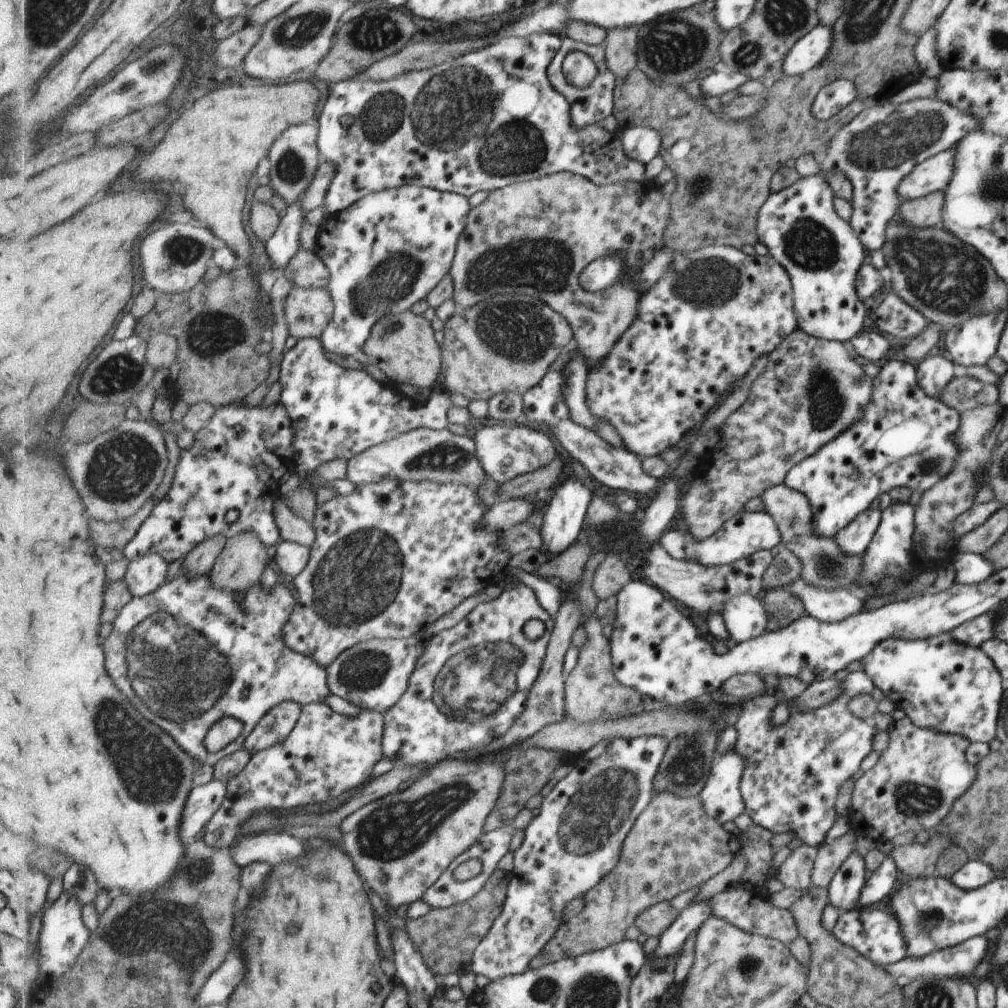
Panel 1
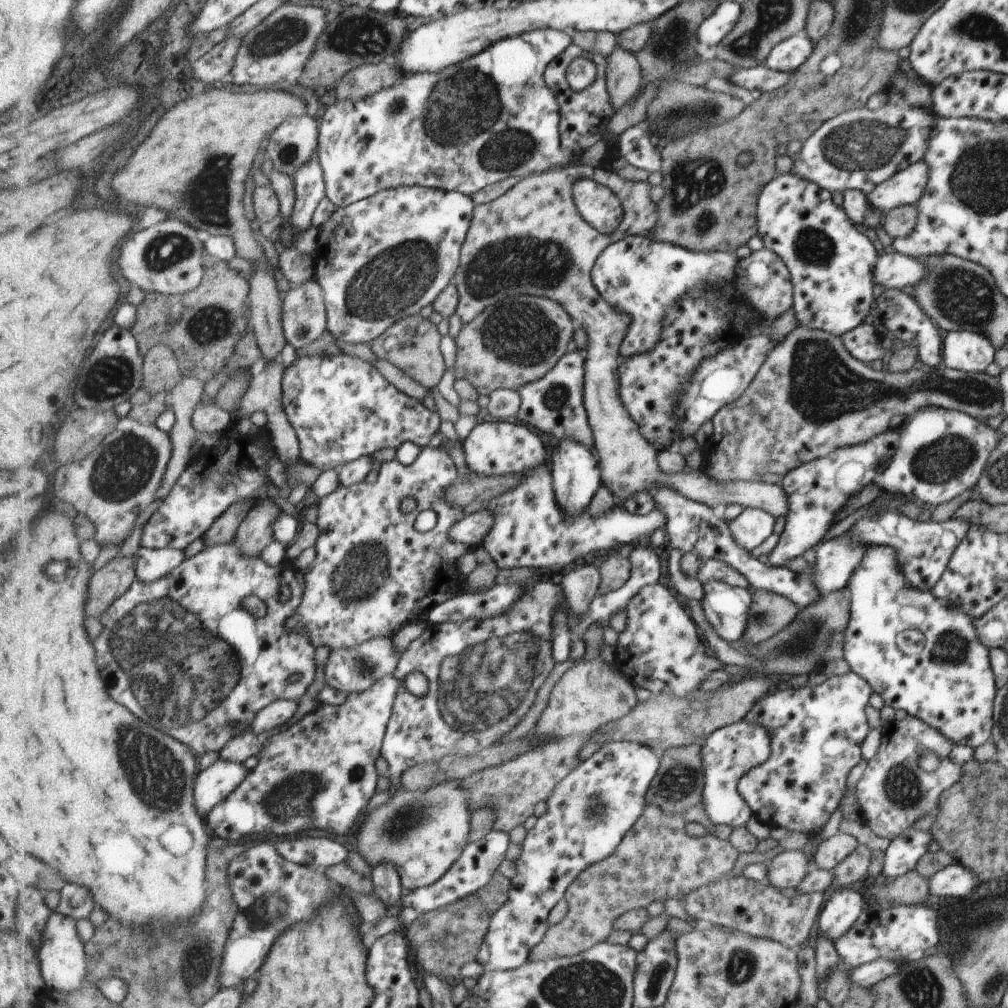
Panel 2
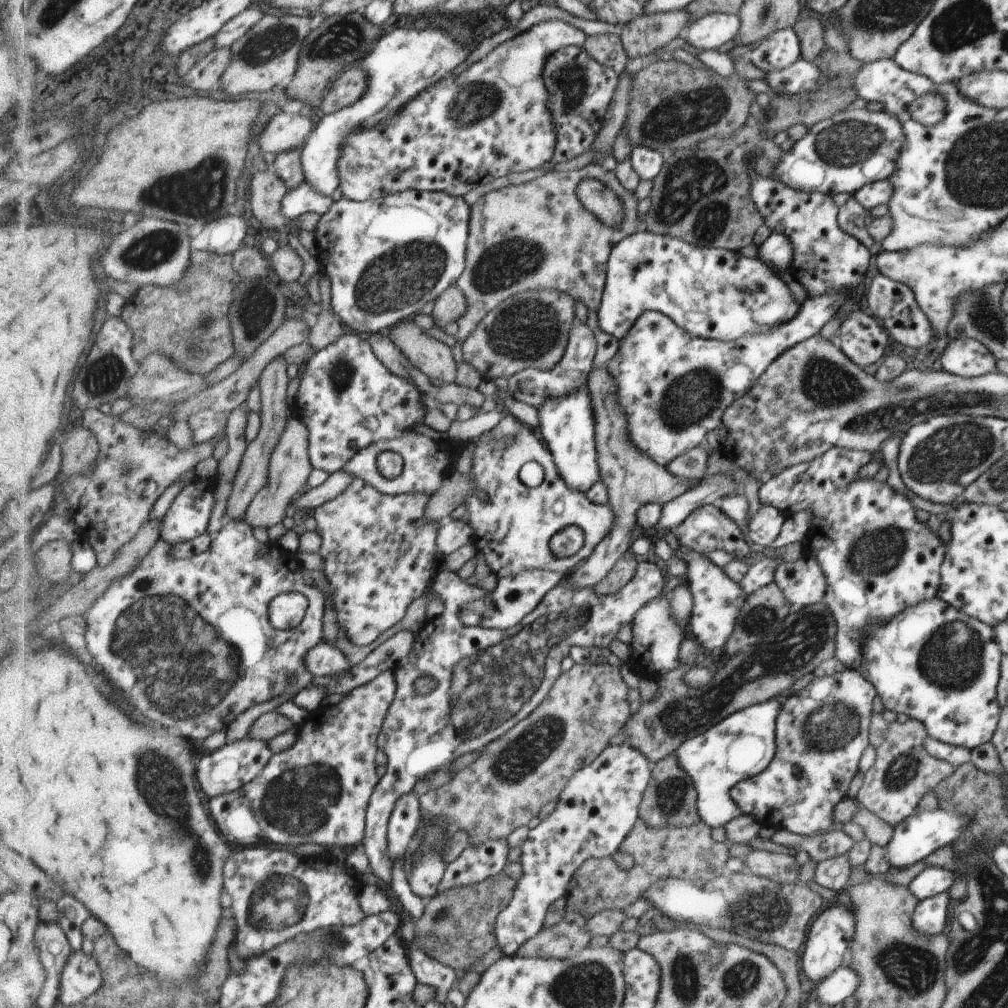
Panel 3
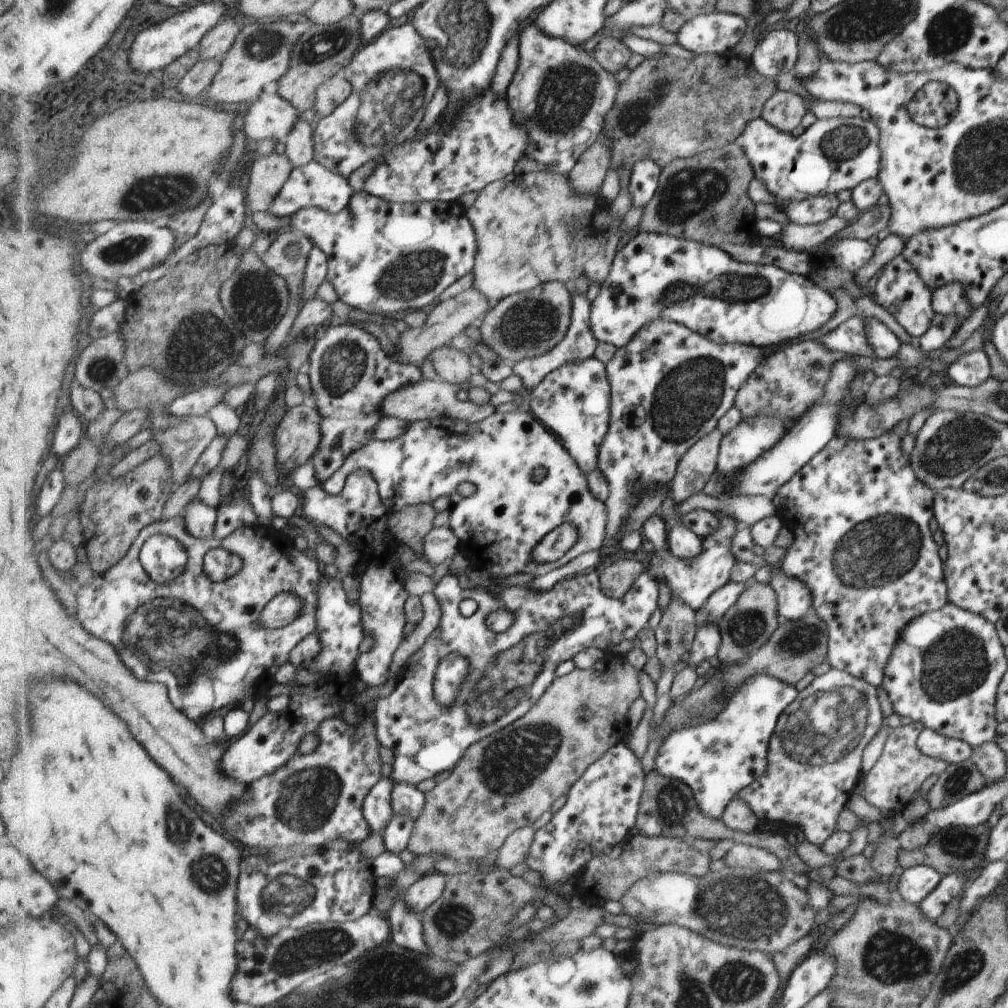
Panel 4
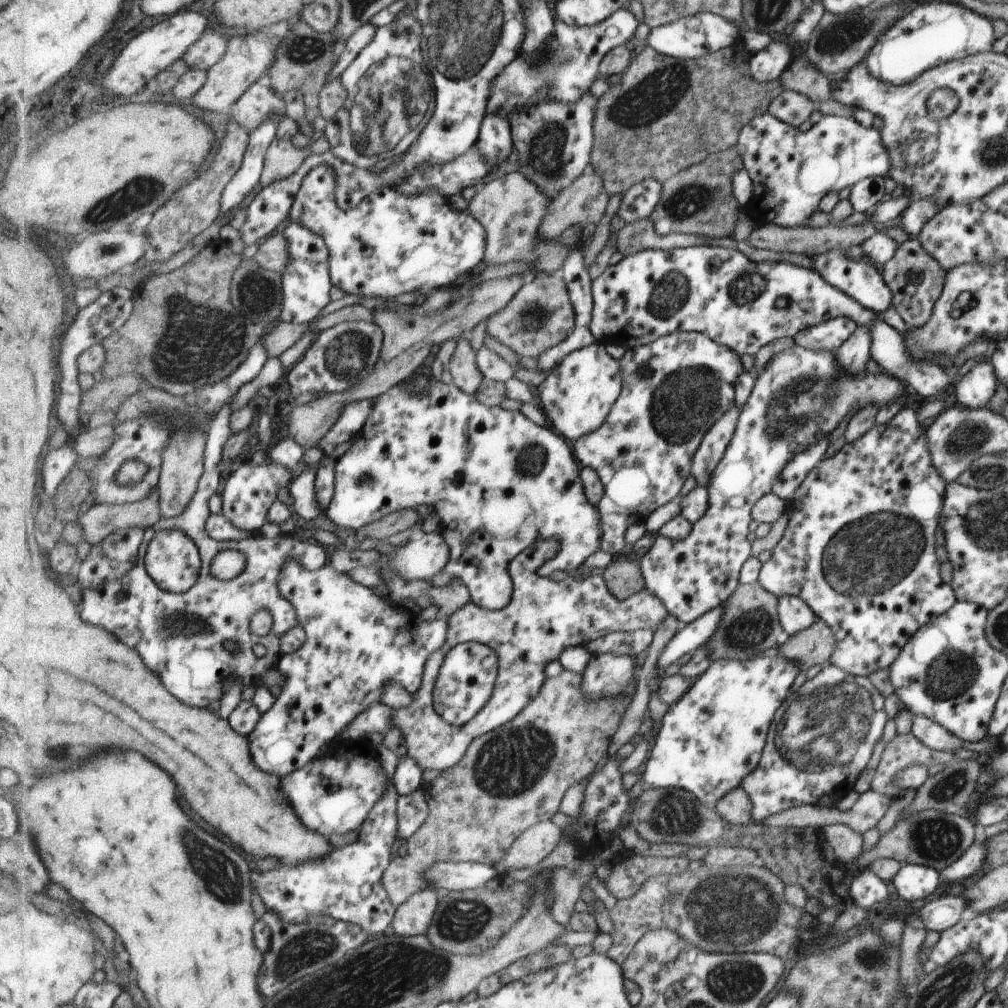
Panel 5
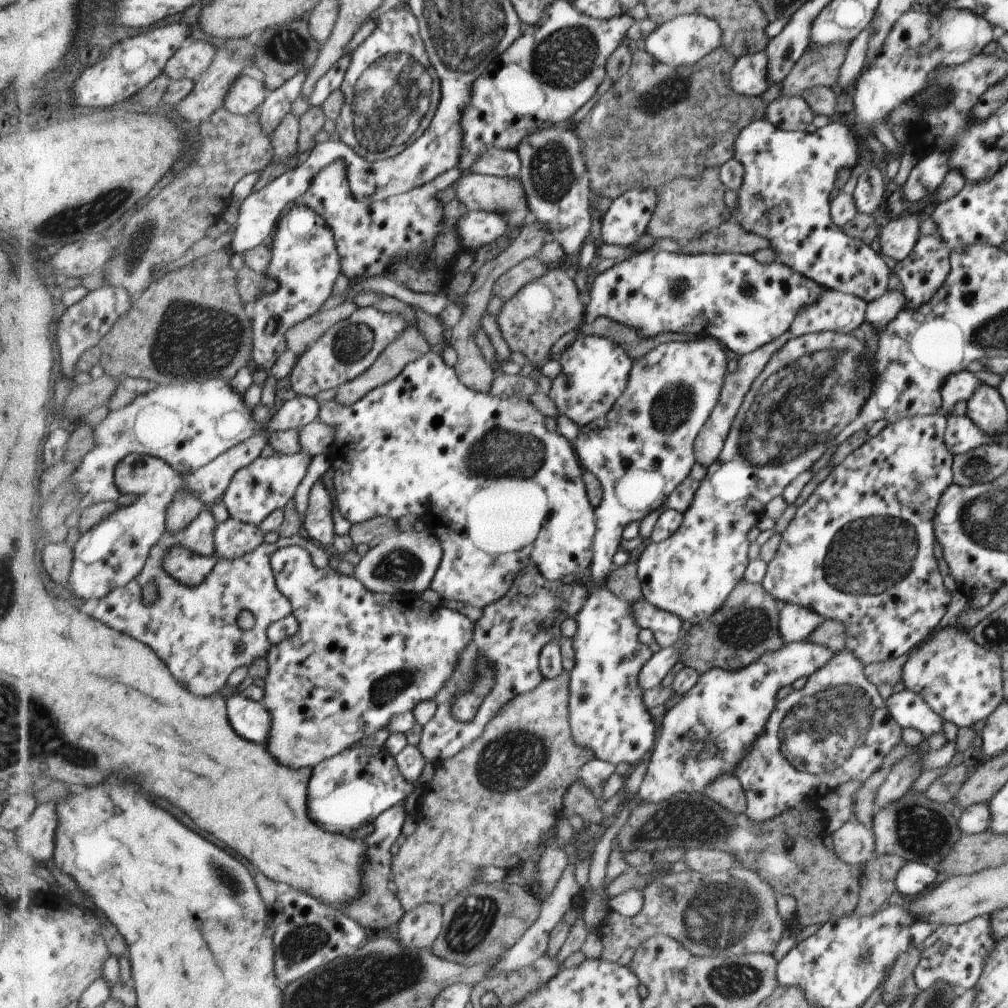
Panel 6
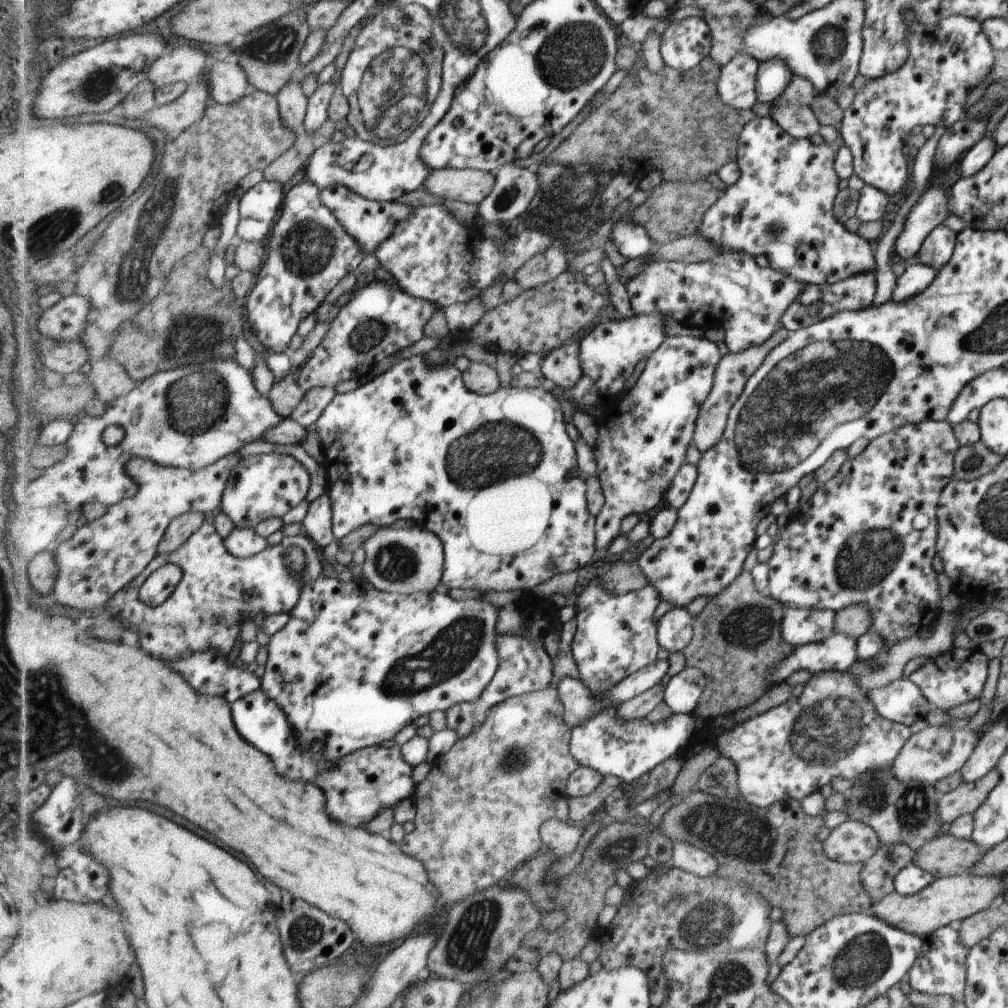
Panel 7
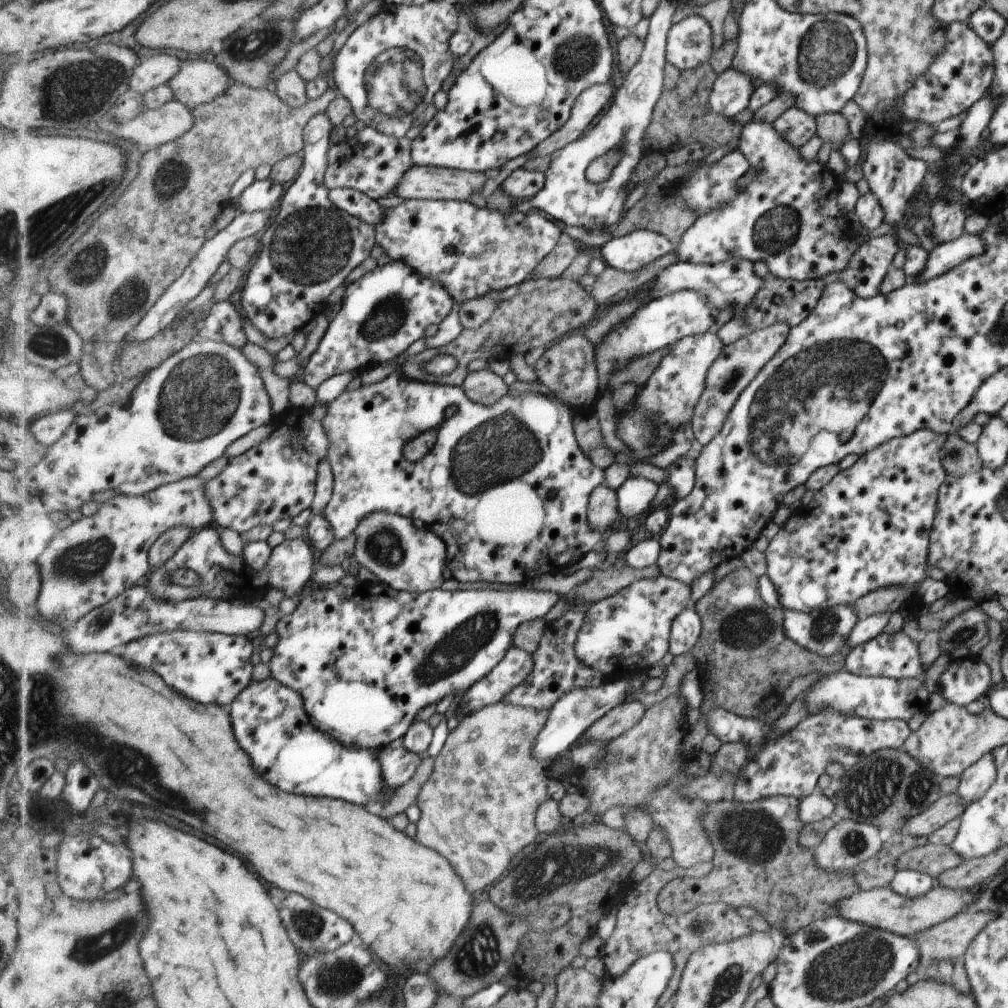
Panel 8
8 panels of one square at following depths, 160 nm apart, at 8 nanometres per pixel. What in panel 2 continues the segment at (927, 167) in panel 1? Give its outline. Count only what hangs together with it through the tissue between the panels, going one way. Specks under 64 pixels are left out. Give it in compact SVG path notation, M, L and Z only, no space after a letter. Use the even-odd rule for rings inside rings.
M921 160L895 173L886 181L874 186L866 196L870 208L886 213L891 208L904 204L915 204L926 188L929 167Z

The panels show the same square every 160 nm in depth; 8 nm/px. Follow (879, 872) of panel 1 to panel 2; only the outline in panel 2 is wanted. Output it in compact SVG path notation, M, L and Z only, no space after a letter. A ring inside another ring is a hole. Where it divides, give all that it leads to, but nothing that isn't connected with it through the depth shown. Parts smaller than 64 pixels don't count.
M907 827L907 830L904 830L899 837L891 839L884 850L881 878L891 880L915 868L920 856L927 852L925 850L927 843L932 840L930 836L928 831L920 832Z

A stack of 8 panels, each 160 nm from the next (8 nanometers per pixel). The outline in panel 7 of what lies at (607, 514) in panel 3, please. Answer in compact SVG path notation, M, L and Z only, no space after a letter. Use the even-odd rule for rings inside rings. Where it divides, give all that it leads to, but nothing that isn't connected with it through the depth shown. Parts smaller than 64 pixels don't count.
M413 355L399 360L385 374L361 383L357 390L337 394L333 402L325 408L313 428L321 443L324 458L323 469L327 480L327 494L333 502L334 538L341 540L359 527L376 524L380 527L391 526L399 520L411 520L426 527L442 538L445 546L445 570L442 584L451 588L469 588L484 592L507 592L507 590L532 590L561 573L577 571L591 564L598 556L597 518L591 514L587 496L589 483L583 482L577 464L577 450L567 434L565 416L561 404L551 394L548 386L541 387L501 387L490 395L480 395L466 386L462 372L453 363L430 365L427 355Z

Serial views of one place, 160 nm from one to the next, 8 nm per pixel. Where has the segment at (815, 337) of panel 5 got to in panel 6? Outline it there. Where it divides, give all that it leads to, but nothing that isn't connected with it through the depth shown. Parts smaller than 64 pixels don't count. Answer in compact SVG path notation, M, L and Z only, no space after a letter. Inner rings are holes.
M823 288L821 297L817 296L815 302L797 310L787 331L792 337L825 331L856 332L864 321L866 304L853 295Z

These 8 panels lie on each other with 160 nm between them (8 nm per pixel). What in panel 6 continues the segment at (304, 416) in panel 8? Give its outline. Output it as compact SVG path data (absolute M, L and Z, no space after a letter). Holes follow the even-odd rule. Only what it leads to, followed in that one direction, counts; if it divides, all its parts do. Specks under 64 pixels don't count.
M306 451L298 454L277 453L270 458L261 457L250 466L239 470L221 500L227 506L230 517L260 527L275 510L285 510L307 477L312 458Z

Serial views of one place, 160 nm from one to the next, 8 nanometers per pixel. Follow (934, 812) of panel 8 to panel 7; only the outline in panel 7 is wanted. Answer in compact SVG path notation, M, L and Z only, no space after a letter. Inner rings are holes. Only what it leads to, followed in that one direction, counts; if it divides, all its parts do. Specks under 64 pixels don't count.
M993 768L981 780L972 783L962 780L959 786L943 794L939 798L936 810L940 824L946 826L958 816L977 810L989 791L997 784L999 777L998 770Z

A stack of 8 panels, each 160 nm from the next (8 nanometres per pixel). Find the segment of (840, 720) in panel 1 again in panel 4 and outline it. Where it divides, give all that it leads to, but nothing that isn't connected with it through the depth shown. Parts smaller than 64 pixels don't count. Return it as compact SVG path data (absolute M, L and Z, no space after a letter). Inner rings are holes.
M830 668L825 674L816 676L812 682L802 689L799 693L799 698L795 697L795 702L791 701L791 706L787 705L787 714L783 714L783 718L779 718L779 732L775 730L775 738L771 738L771 766L766 766L765 773L761 777L757 777L753 782L750 782L745 789L741 789L733 800L741 800L751 809L751 812L759 820L767 820L767 822L783 822L789 827L796 829L800 838L804 838L807 842L820 847L827 837L835 831L835 820L843 808L843 804L847 802L849 794L852 794L854 787L857 786L857 780L862 777L860 764L862 761L862 752L864 746L875 736L875 733L880 729L883 722L882 707L877 698L877 692L870 683L865 684L863 679L858 679L852 674L840 671L839 669Z

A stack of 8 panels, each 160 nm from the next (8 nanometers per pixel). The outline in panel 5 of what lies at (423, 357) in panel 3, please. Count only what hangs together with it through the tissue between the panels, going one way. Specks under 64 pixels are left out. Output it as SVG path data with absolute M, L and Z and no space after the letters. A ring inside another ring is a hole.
M467 336L458 339L455 352L449 362L449 370L454 384L467 394L475 395L483 384L484 374L478 367L478 352Z

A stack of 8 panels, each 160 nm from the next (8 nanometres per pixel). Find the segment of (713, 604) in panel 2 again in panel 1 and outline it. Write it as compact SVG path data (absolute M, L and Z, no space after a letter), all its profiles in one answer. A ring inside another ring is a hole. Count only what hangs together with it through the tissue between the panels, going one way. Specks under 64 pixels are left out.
M743 593L727 598L720 615L731 644L762 635L769 623L761 599Z

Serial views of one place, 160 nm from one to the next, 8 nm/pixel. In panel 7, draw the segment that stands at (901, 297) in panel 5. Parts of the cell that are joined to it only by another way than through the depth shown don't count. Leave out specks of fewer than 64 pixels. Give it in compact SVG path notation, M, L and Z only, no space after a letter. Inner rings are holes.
M942 224L937 225L923 239L912 261L931 267L934 271L938 271L950 260L954 250L956 236L956 233L948 230Z

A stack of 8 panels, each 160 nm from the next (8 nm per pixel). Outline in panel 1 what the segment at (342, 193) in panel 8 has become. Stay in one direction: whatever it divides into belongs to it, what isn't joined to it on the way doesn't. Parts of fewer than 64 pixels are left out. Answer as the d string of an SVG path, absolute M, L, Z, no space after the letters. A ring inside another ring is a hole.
M405 185L368 194L347 210L323 219L319 224L320 236L315 251L329 272L326 287L334 302L333 318L319 338L323 348L331 354L360 357L366 340L373 333L374 324L381 317L389 313L405 313L415 302L426 299L450 272L471 209L467 197L459 193Z

